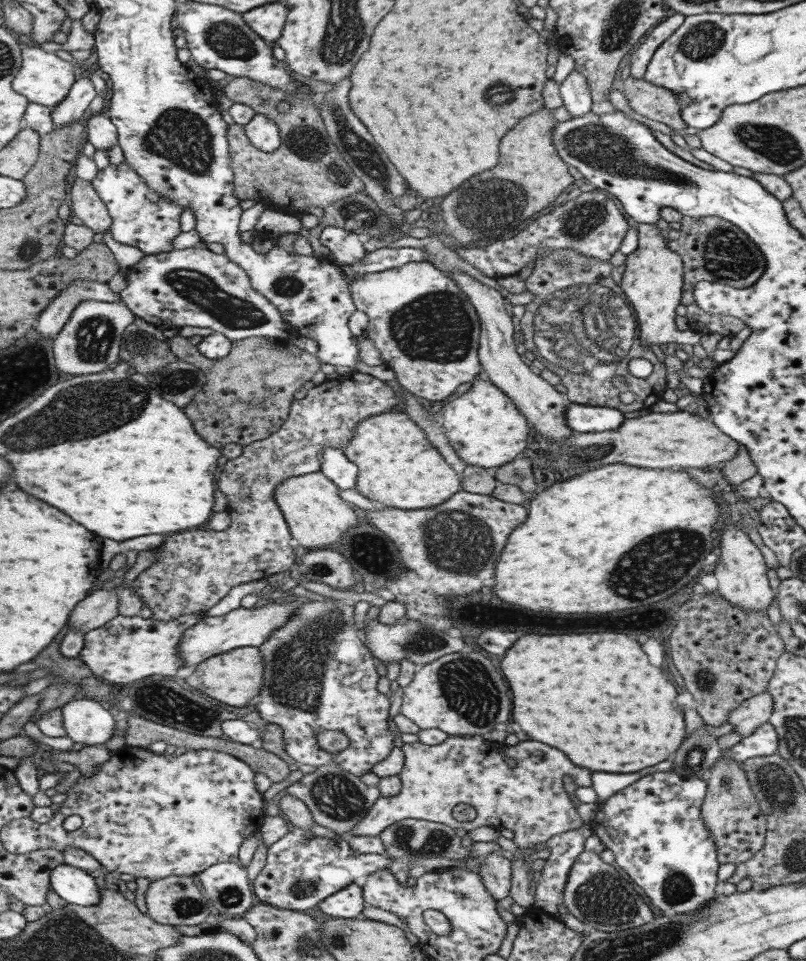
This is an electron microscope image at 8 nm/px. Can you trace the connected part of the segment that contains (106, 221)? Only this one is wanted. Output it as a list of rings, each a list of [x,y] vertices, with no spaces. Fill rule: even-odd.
[[[76,179],[70,192],[72,199],[71,215],[78,217],[83,225],[95,233],[105,233],[110,228],[111,218],[107,208],[97,196],[92,181]]]

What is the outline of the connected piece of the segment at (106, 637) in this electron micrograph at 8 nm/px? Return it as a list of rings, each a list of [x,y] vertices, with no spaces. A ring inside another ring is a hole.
[[[200,613],[183,614],[163,622],[152,618],[145,619],[138,614],[132,617],[118,614],[103,626],[85,634],[85,646],[79,657],[99,678],[117,685],[132,683],[153,675],[172,678],[185,673],[182,658],[180,654],[176,654],[176,644],[181,633],[201,617]]]

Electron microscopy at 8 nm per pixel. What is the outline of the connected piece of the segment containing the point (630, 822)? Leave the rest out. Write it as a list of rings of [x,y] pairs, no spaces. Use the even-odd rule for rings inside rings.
[[[675,771],[655,772],[598,804],[588,823],[599,843],[613,853],[615,864],[643,889],[663,916],[699,910],[718,891],[715,845],[700,815],[705,793],[701,776],[683,779]]]

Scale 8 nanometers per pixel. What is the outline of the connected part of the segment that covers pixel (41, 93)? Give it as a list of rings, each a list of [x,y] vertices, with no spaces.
[[[35,45],[24,46],[22,55],[24,61],[20,72],[12,82],[13,88],[32,103],[55,108],[68,97],[69,91],[77,82],[73,61],[63,60],[55,53],[47,52]]]

